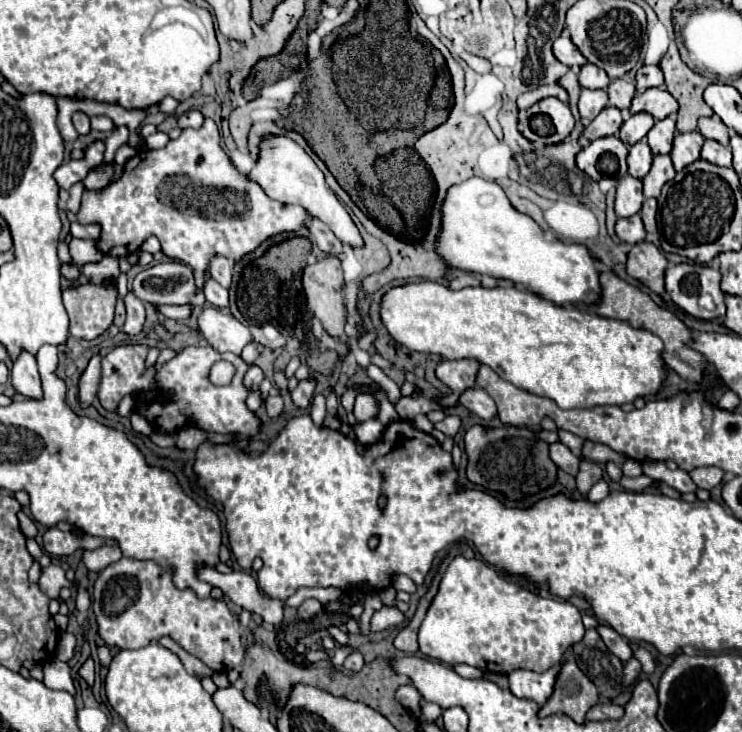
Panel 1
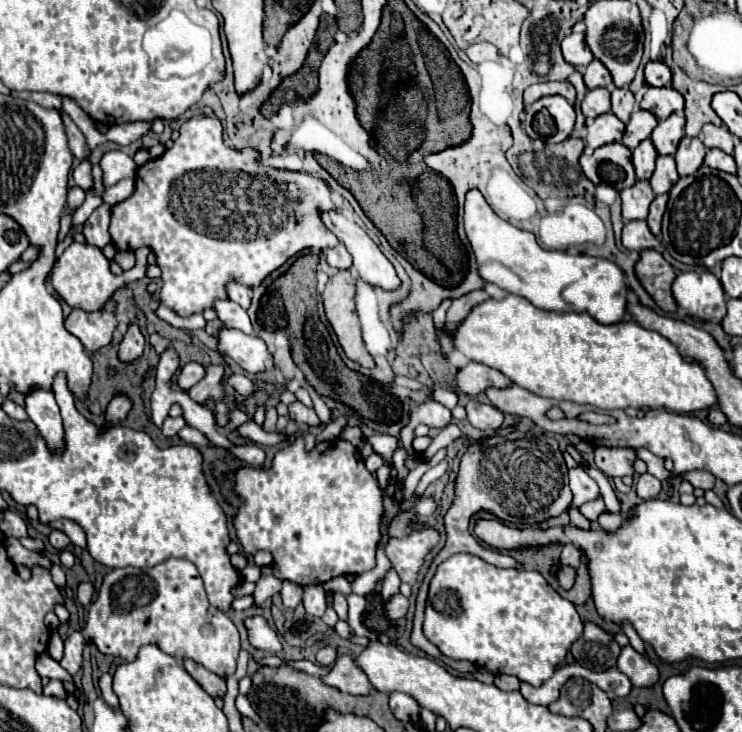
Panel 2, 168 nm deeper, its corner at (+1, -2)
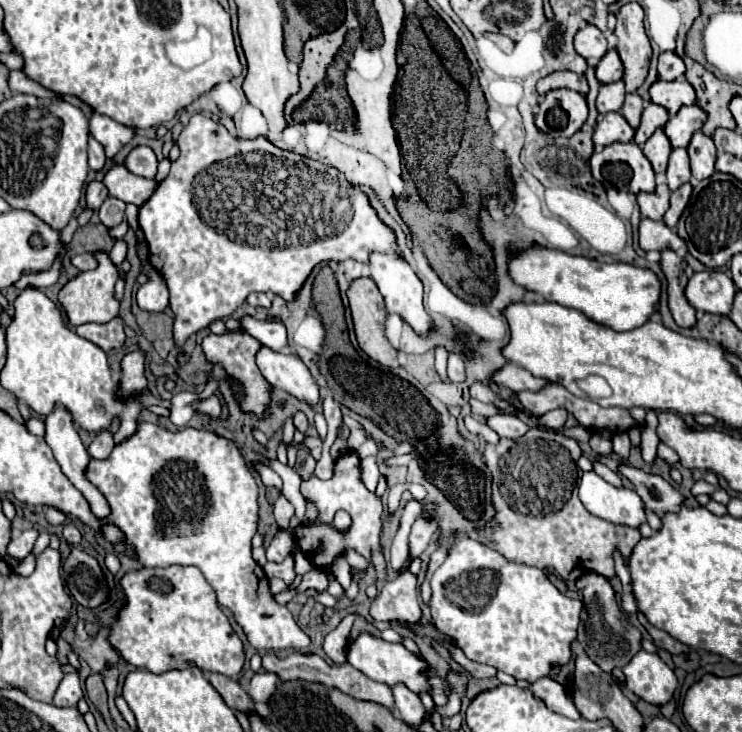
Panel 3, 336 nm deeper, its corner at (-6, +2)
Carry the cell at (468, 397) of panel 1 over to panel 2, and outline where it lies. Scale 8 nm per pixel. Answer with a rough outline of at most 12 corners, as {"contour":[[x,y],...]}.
{"contour":[[470,401],[470,425],[482,431],[500,429],[504,413],[492,405]]}

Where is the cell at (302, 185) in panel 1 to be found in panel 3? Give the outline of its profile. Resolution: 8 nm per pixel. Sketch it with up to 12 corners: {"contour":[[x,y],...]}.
{"contour":[[369,255],[387,309],[427,335],[423,285],[403,257]]}

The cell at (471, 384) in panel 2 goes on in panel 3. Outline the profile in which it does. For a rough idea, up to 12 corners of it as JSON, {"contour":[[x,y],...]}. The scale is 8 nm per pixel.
{"contour":[[511,361],[493,373],[495,385],[539,391],[543,379]]}

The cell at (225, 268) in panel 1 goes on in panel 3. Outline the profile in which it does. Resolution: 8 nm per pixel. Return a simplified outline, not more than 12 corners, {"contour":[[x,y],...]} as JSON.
{"contour":[[251,293],[247,303],[253,307],[269,307],[271,293]]}

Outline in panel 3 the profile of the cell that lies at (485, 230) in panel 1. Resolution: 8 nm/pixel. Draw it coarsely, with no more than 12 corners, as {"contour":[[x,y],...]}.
{"contour":[[549,249],[507,253],[527,291],[613,331],[655,311],[657,275]]}

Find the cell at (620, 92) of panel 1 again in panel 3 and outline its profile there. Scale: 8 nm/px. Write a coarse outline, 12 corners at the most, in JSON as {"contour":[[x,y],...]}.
{"contour":[[627,93],[621,115],[631,127],[639,127],[643,99]]}

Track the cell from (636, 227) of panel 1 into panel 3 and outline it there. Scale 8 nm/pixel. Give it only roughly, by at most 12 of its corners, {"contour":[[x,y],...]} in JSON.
{"contour":[[641,219],[639,247],[643,251],[685,247],[685,241],[663,221]]}

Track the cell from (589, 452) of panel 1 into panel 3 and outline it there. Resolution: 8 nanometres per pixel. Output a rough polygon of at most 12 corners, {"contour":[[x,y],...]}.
{"contour":[[629,465],[619,473],[657,515],[679,511],[683,497],[663,477]]}

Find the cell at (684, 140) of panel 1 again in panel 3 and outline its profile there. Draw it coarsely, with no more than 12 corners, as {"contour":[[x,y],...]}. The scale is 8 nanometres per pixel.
{"contour":[[697,131],[687,147],[695,179],[715,173],[713,139]]}

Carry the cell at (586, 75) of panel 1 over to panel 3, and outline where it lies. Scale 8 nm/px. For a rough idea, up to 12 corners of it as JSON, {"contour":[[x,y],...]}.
{"contour":[[609,49],[595,69],[599,83],[623,77],[623,63],[615,49]]}

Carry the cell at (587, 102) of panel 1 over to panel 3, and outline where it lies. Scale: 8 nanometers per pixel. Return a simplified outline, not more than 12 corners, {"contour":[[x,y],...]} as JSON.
{"contour":[[623,81],[601,85],[597,111],[619,111],[625,99]]}

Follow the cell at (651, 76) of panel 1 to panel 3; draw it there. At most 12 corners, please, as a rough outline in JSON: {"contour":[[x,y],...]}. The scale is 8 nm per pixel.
{"contour":[[661,53],[657,71],[663,81],[677,81],[685,63],[675,53]]}

